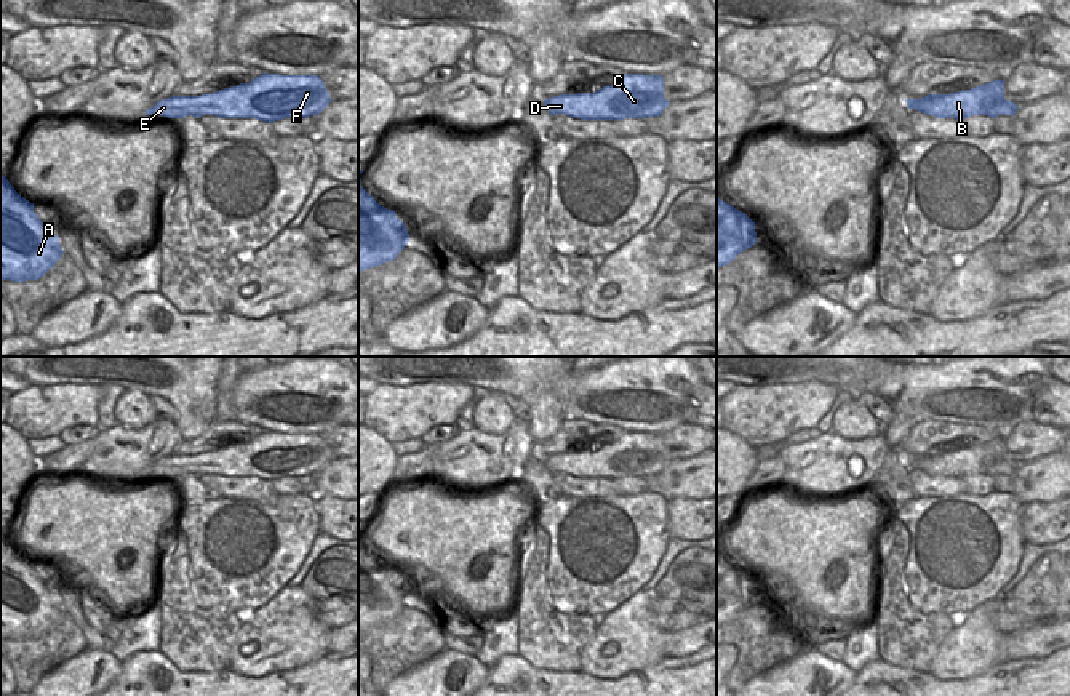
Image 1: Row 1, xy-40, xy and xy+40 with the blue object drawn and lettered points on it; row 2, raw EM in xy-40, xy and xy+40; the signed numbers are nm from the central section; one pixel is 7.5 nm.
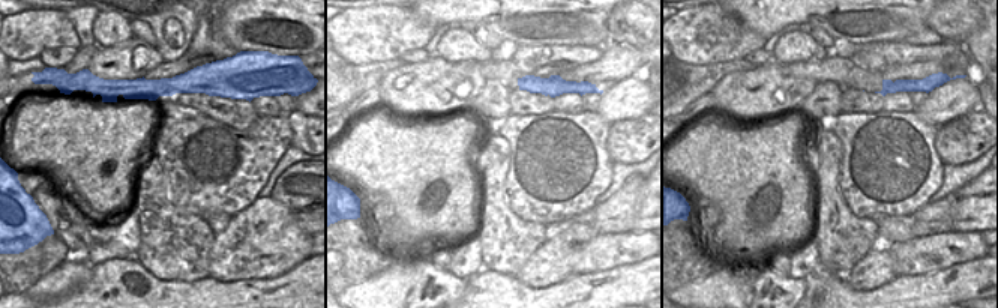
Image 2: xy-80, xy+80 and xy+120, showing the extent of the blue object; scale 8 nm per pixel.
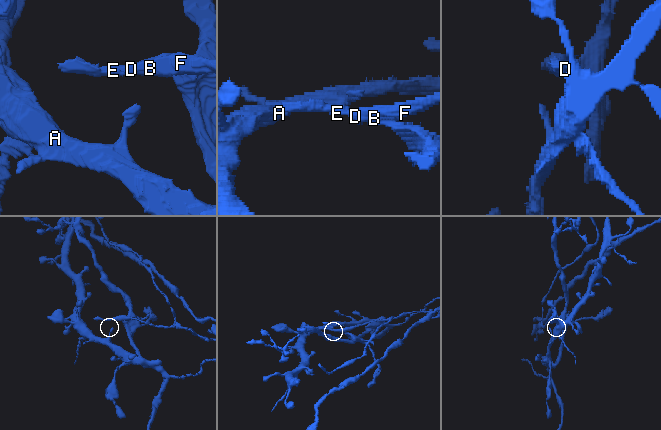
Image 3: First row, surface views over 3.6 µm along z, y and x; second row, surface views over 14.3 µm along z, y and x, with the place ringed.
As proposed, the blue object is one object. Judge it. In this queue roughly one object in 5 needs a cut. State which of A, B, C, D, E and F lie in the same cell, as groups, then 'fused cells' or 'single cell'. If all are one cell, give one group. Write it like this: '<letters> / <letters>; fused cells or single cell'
A / B C D E F; fused cells

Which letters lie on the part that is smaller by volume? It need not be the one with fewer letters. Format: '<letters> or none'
B, C, D, E, F

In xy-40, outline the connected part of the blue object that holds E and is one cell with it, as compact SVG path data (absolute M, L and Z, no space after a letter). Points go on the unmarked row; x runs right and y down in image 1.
M264 430L250 442L240 442L211 453L170 454L147 467L146 474L162 474L168 477L216 474L219 477L256 477L272 482L283 477L299 478L310 474L317 475L329 461L333 459L318 434L280 434Z

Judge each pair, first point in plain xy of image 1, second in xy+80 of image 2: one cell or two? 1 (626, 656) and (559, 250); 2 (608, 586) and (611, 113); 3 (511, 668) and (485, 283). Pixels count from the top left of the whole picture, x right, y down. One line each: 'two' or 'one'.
1: one
2: two
3: one

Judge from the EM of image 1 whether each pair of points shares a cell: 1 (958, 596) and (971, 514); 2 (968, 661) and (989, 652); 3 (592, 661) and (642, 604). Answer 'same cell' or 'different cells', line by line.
1: same cell
2: same cell
3: same cell

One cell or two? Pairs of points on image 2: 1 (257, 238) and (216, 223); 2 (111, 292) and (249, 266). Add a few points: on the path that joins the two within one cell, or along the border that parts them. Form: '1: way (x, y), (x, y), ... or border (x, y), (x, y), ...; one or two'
1: border (231, 217), (230, 223), (216, 235); two
2: border (210, 277), (219, 281), (245, 280); two

